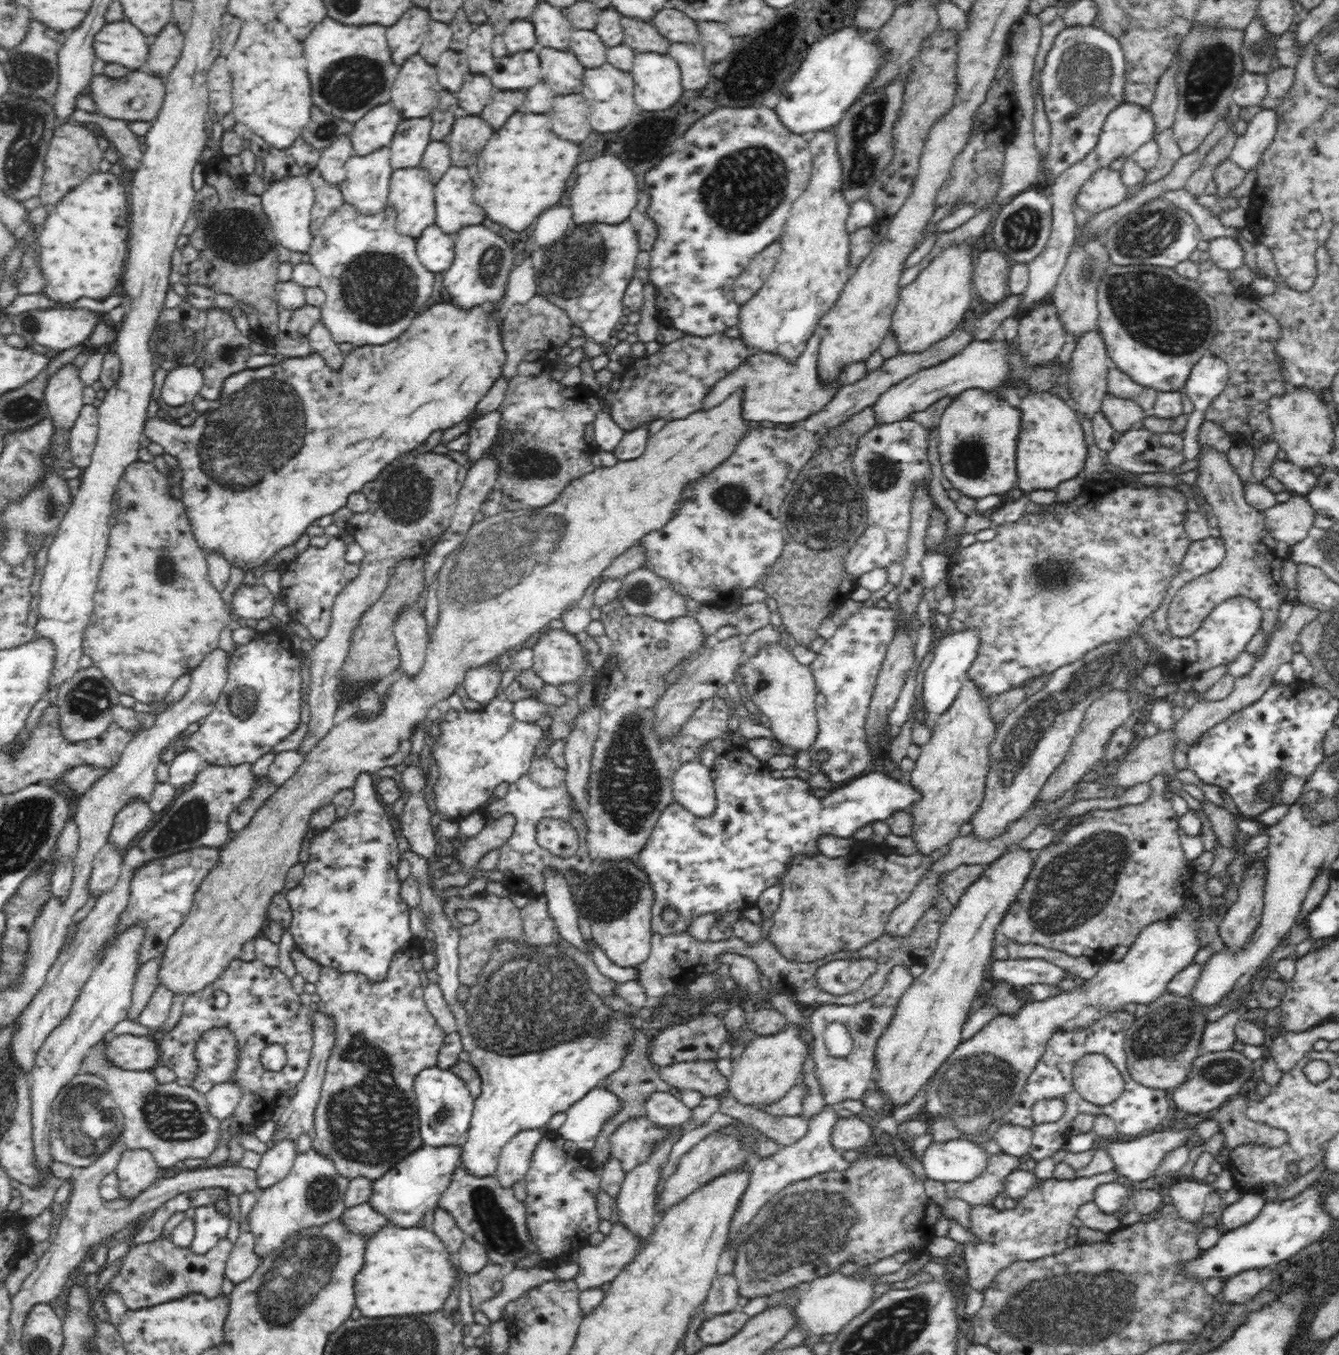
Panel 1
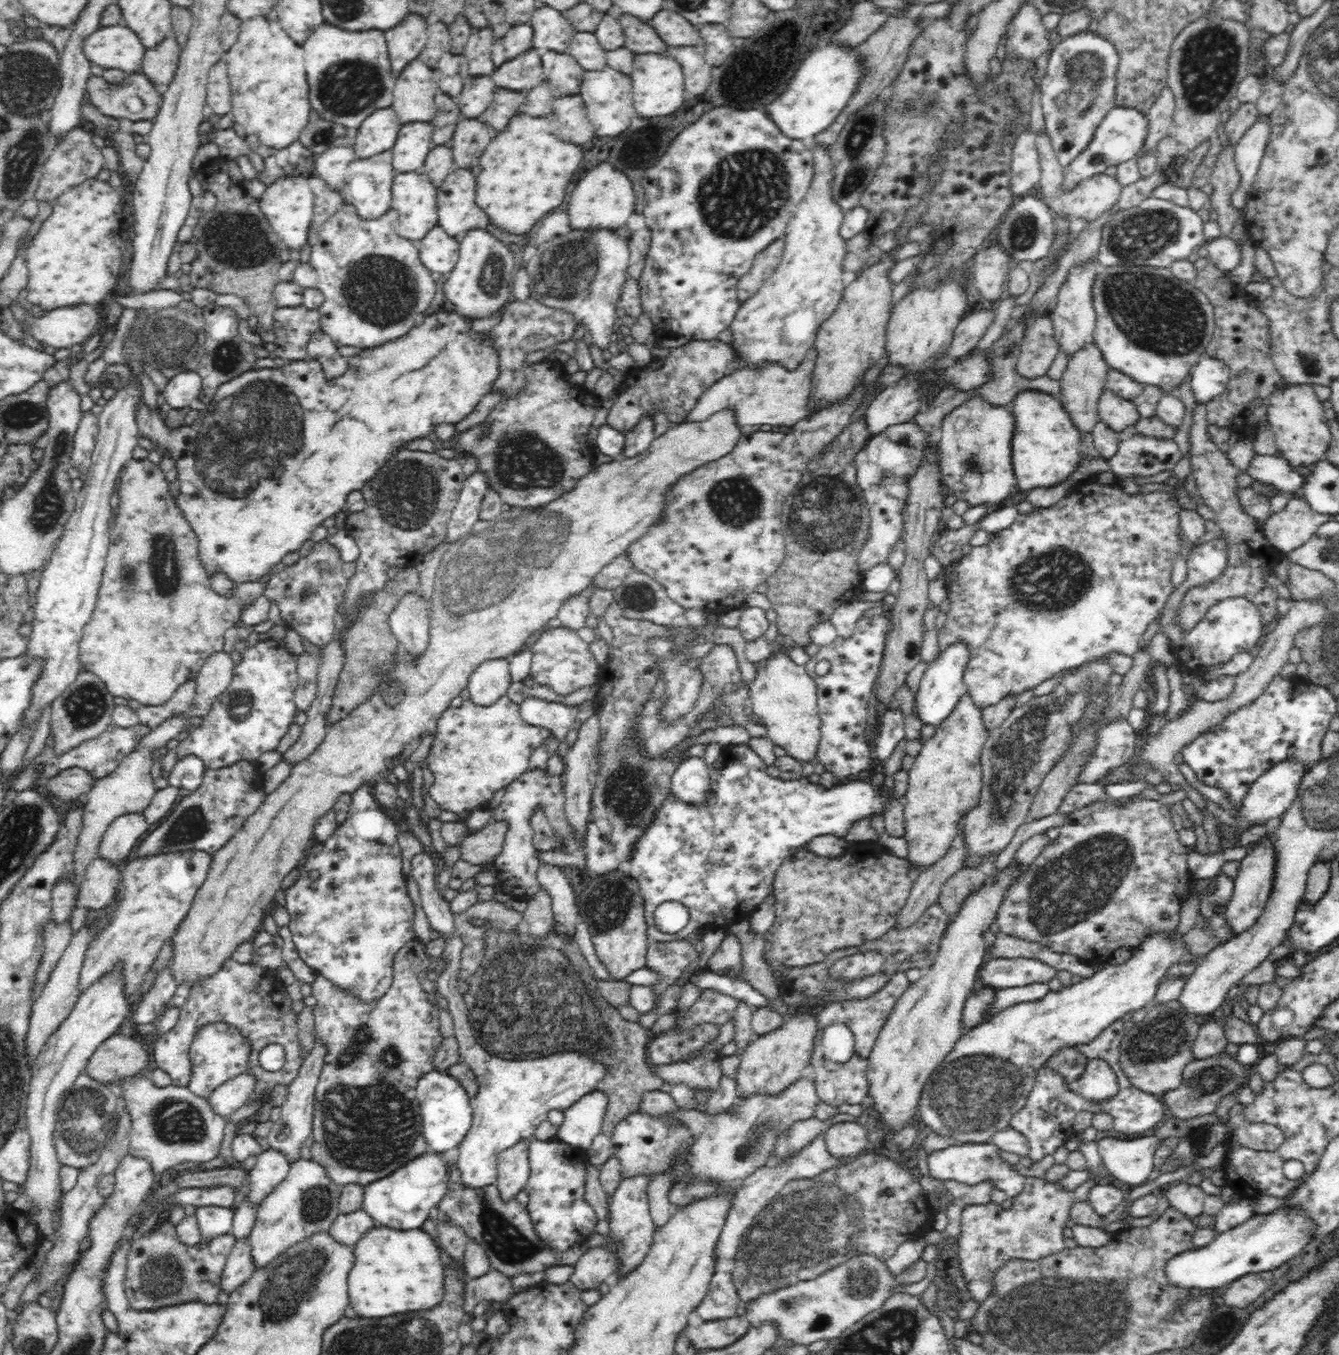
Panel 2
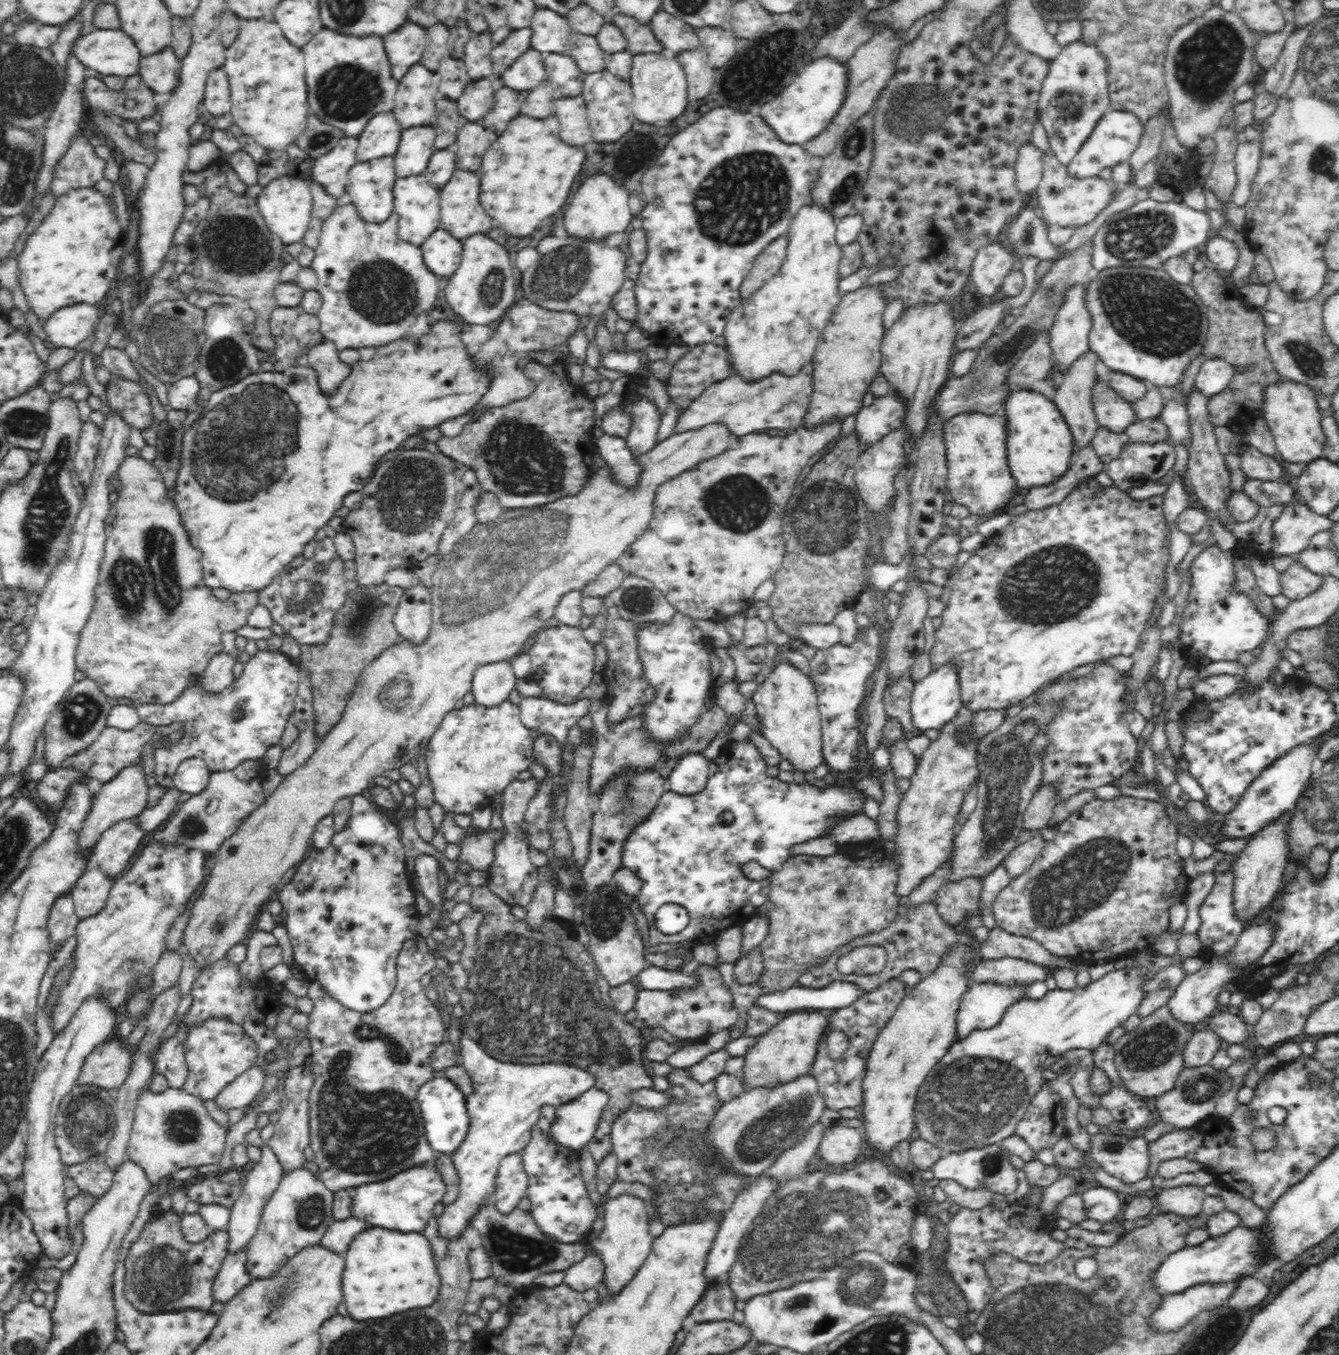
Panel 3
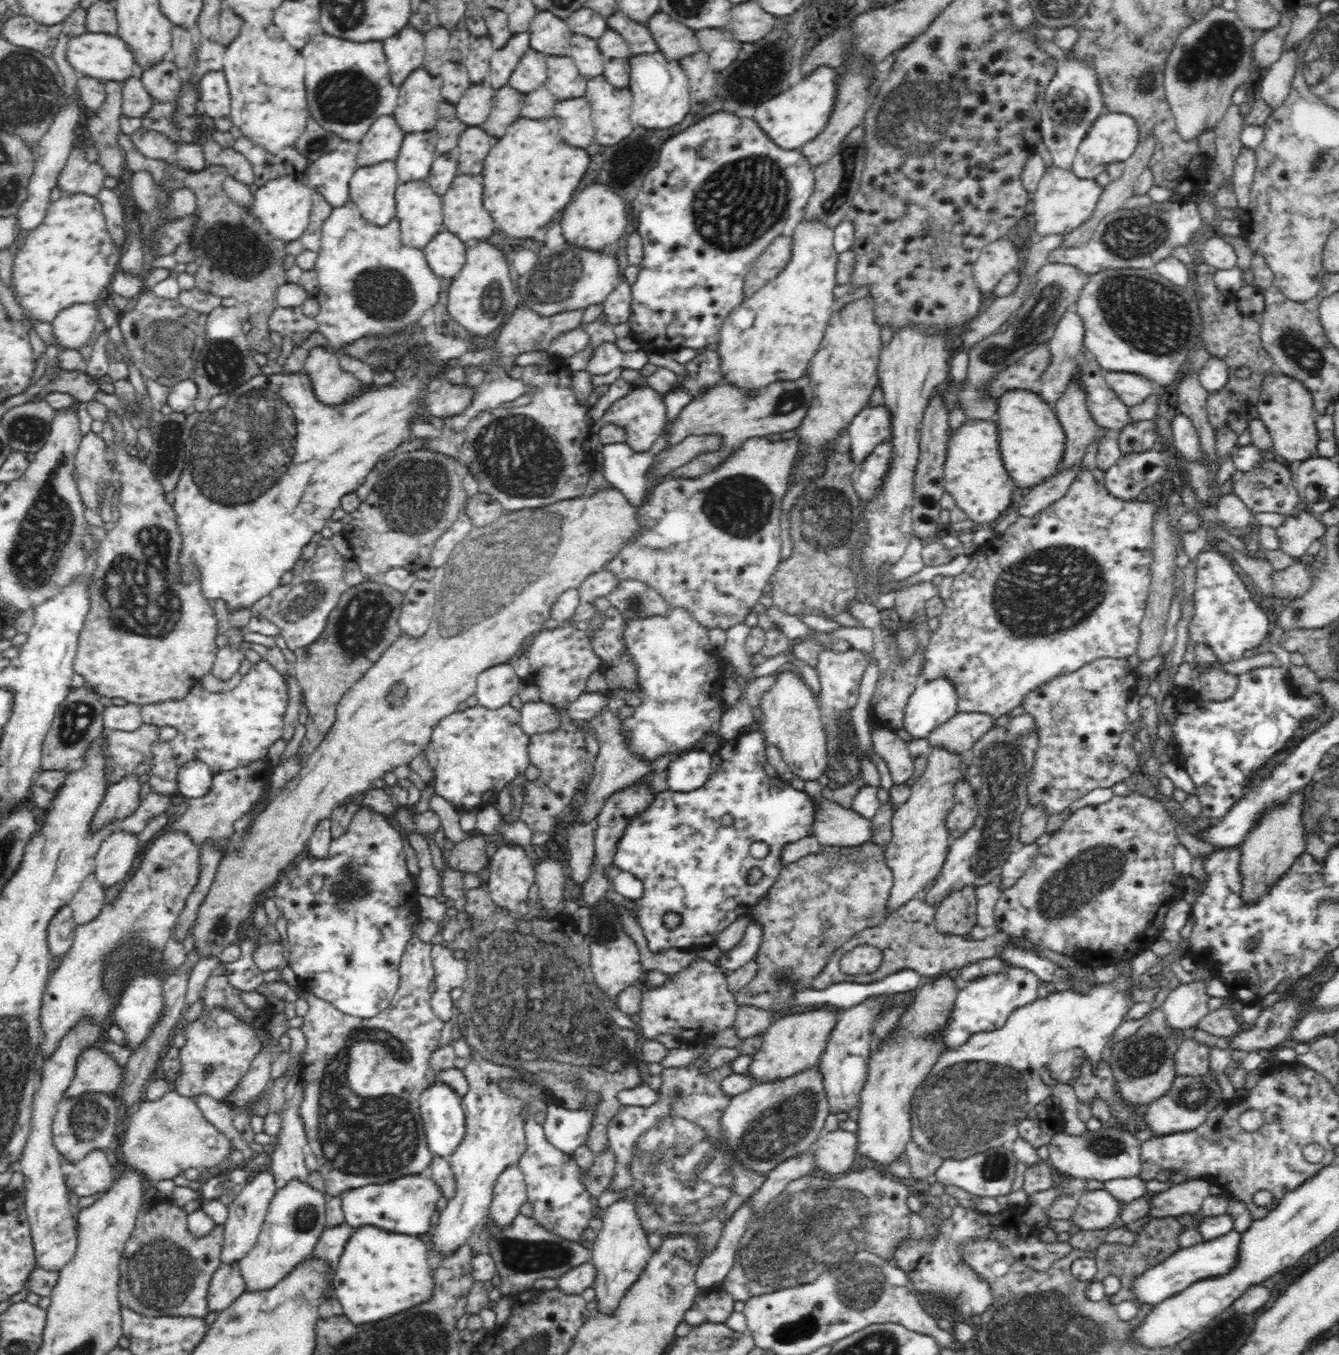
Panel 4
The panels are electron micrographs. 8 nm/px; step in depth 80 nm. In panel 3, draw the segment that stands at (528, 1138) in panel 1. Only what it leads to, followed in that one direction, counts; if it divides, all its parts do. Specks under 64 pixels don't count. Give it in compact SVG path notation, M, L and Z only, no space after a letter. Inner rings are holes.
M521 1154L507 1155L499 1163L492 1204L502 1215L510 1214L522 1198L527 1196L528 1175L522 1165Z

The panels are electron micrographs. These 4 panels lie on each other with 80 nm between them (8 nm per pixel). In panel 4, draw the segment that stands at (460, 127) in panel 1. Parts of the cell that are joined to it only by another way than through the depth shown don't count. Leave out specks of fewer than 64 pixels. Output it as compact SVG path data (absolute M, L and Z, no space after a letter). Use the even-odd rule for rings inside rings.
M481 126L467 127L458 139L458 168L457 172L463 174L482 174L484 158L494 146L496 138L490 138Z

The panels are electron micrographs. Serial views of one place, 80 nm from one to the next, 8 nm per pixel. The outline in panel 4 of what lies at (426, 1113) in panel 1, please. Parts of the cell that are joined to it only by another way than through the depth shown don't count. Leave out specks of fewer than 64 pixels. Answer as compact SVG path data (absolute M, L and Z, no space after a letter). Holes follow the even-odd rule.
M442 1082L431 1084L422 1091L419 1098L419 1109L423 1120L426 1142L434 1156L448 1158L462 1142L466 1132L466 1117L462 1110L461 1097L452 1087Z

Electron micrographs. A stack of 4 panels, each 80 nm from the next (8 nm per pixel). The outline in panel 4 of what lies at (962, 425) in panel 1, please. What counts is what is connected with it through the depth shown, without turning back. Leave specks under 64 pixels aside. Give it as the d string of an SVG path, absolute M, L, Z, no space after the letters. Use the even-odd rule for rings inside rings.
M982 419L969 420L969 424L956 430L949 438L943 488L945 492L949 492L953 496L957 506L967 514L967 518L972 520L975 526L994 526L1008 511L1008 508L1015 504L1017 487L1005 470L1005 466L1002 466L1003 460L1000 458L1001 452L998 448L998 430L996 422L985 422Z

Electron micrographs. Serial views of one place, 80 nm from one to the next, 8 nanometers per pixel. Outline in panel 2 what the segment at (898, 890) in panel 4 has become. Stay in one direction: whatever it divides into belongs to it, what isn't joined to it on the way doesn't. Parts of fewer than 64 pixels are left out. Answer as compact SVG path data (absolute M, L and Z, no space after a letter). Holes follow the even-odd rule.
M963 694L954 707L954 710L935 728L935 734L931 736L919 754L915 756L913 767L909 772L908 788L905 793L904 807L904 834L902 839L906 841L908 854L905 858L909 862L911 871L926 870L936 864L952 846L952 840L958 836L958 822L978 804L978 794L982 788L982 767L980 766L980 754L985 745L989 730L982 723L982 708L974 705L970 694Z

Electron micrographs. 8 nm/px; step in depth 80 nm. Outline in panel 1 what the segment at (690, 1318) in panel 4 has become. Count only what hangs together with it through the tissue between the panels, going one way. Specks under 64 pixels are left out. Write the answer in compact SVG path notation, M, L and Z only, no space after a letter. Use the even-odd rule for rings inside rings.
M717 1274L702 1304L703 1316L712 1318L734 1312L738 1306L738 1298L740 1298L740 1293L736 1277L733 1274Z

